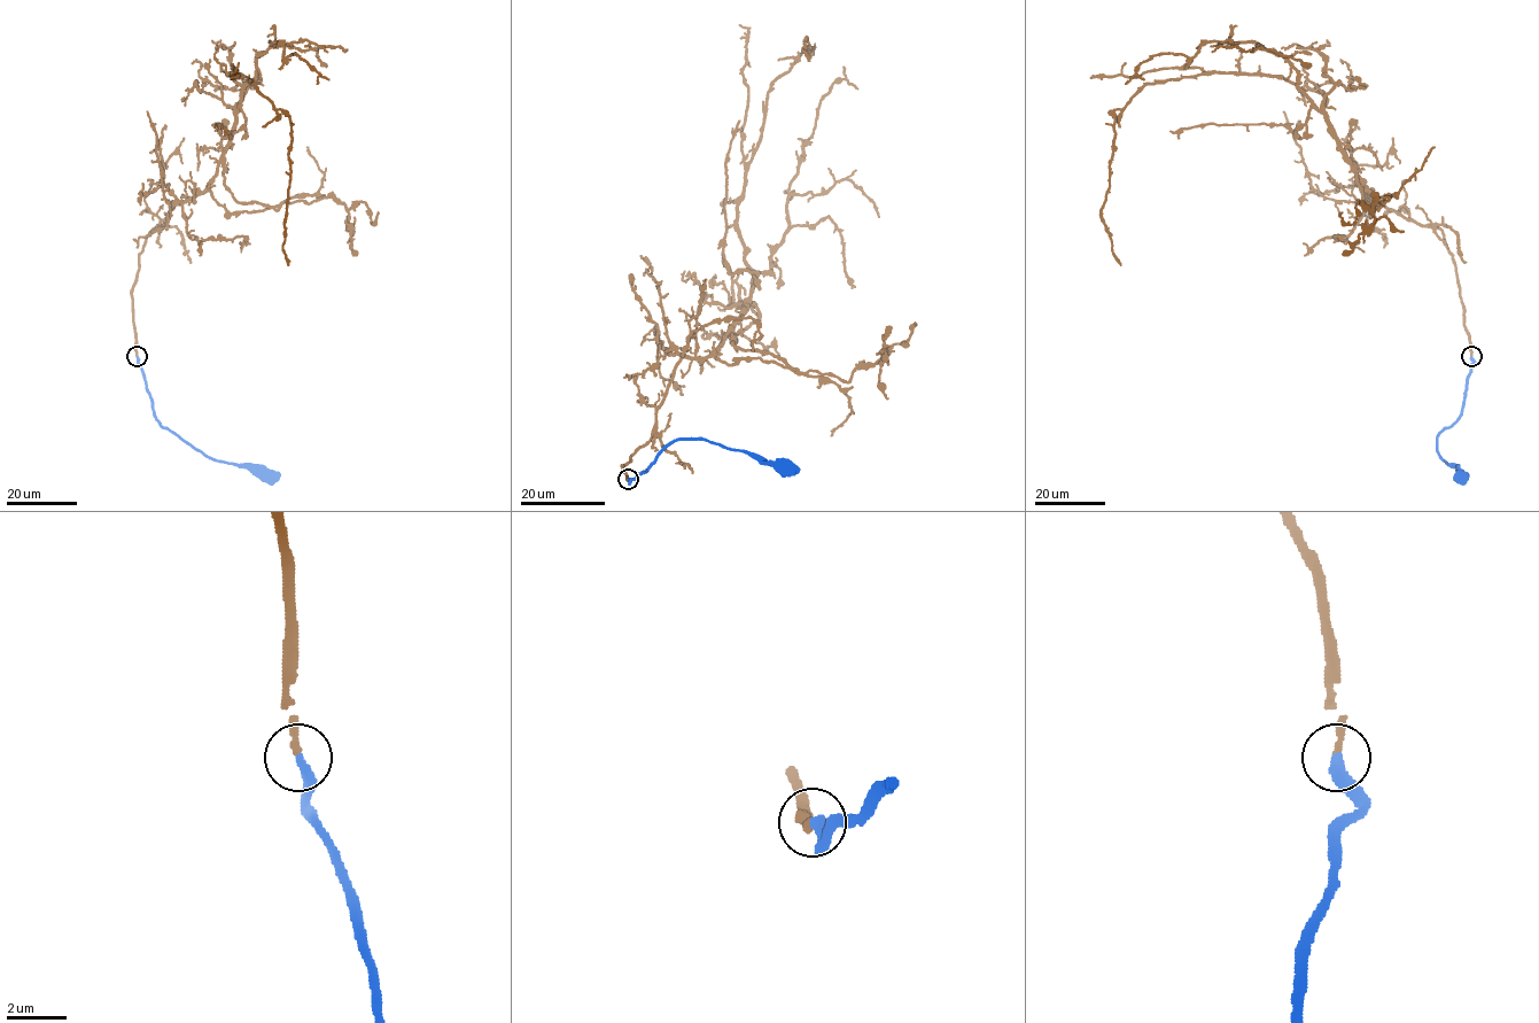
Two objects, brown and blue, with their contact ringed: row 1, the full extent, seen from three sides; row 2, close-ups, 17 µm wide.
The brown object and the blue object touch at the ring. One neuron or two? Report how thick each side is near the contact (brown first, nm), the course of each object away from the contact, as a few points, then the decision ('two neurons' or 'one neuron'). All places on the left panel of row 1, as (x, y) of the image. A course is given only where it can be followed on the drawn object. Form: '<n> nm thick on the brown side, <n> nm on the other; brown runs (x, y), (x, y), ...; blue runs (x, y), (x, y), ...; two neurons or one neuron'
220 nm thick on the brown side, 360 nm on the other; brown runs (137, 356), (139, 255), (176, 203), (216, 175), (242, 87), (227, 74), (247, 77), (289, 119), (289, 265); blue runs (137, 357), (154, 416), (163, 426), (209, 456), (263, 471), (269, 475); one neuron

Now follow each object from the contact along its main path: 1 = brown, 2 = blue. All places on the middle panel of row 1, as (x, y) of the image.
1: (628, 479), (675, 366), (741, 319), (745, 164), (807, 37), (809, 60)
2: (628, 479), (629, 482), (645, 471), (663, 449), (678, 439), (704, 439), (753, 452), (764, 463), (785, 467)

